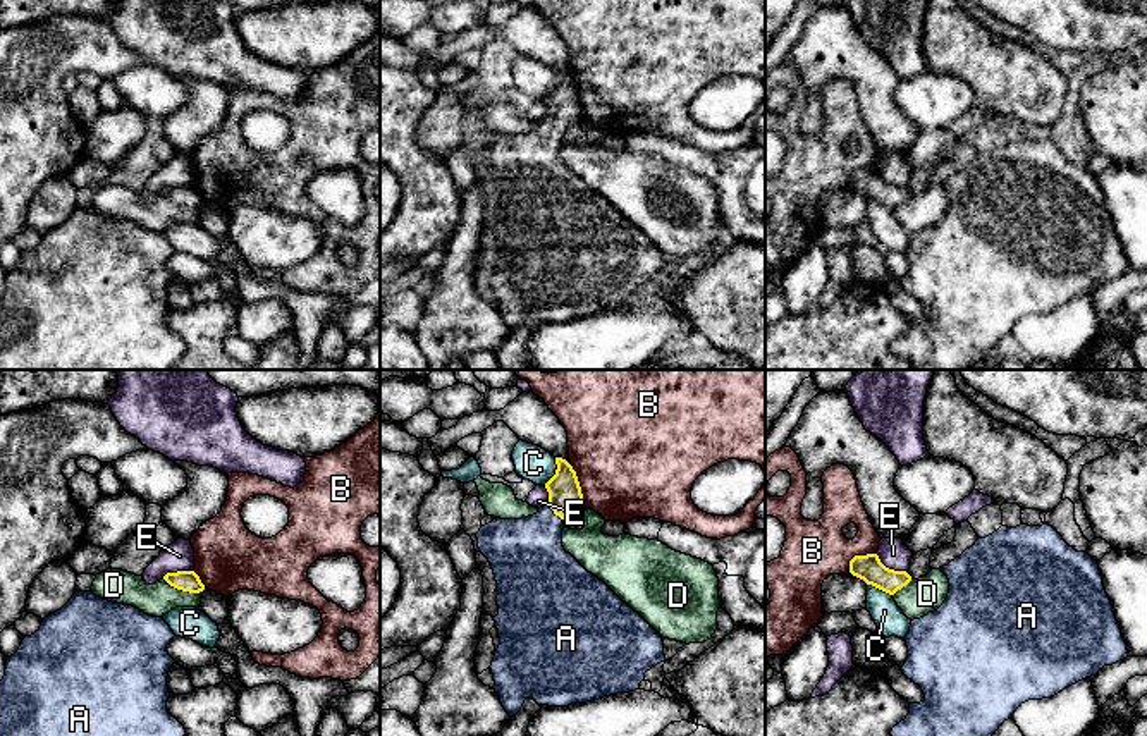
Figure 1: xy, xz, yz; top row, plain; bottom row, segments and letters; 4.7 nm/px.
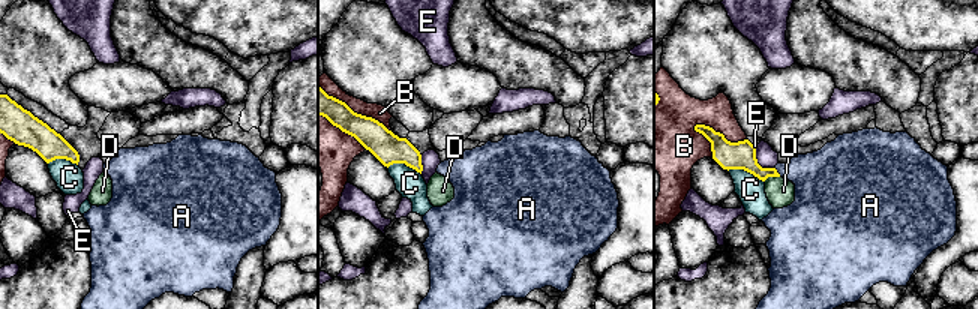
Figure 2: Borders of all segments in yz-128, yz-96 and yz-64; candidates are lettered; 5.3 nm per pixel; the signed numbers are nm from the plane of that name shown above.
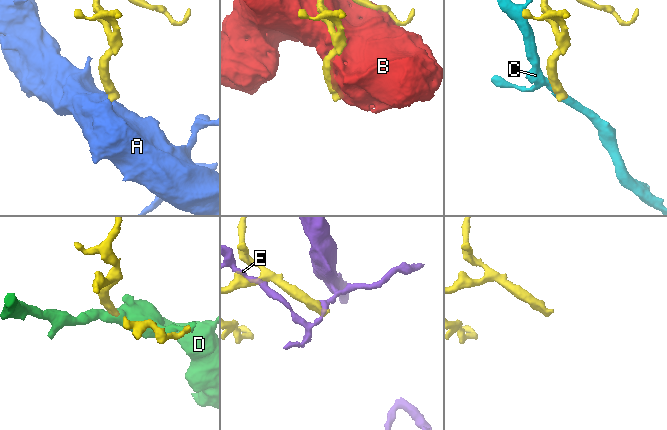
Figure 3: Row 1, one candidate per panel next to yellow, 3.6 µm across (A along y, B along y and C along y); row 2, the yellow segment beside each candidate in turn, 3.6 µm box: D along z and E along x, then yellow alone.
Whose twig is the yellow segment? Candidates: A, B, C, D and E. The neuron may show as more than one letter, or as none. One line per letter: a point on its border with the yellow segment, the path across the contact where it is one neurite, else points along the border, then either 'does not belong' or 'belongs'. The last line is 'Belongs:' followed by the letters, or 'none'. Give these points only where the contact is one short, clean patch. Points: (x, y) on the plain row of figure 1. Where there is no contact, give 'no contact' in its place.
A: meets yellow in xz at (554, 128); runs through xz (564, 109), (554, 128), (527, 171); belongs
B: meets yellow in xz at (578, 100); does not belong
C: meets yellow in xz at (556, 86); does not belong
D: meets yellow in xy at (184, 205); border along xy (164, 193), (183, 205), (202, 207), (205, 203); does not belong
E: meets yellow in yz at (888, 183); does not belong
Belongs: A

